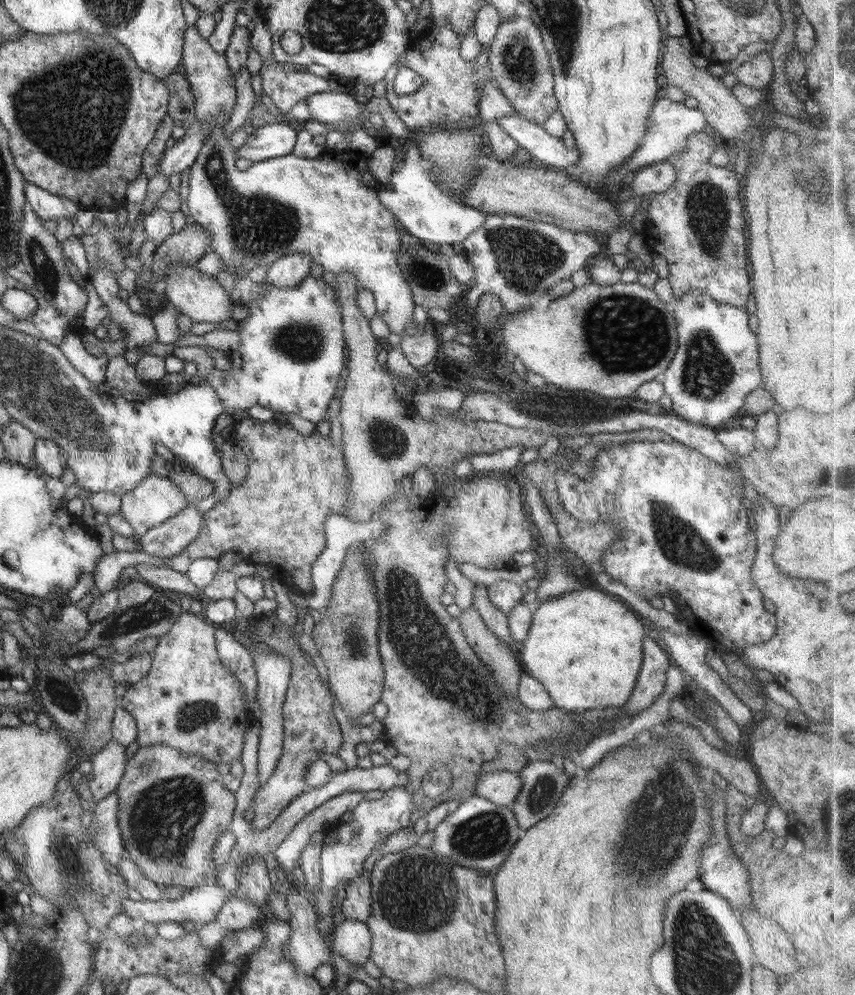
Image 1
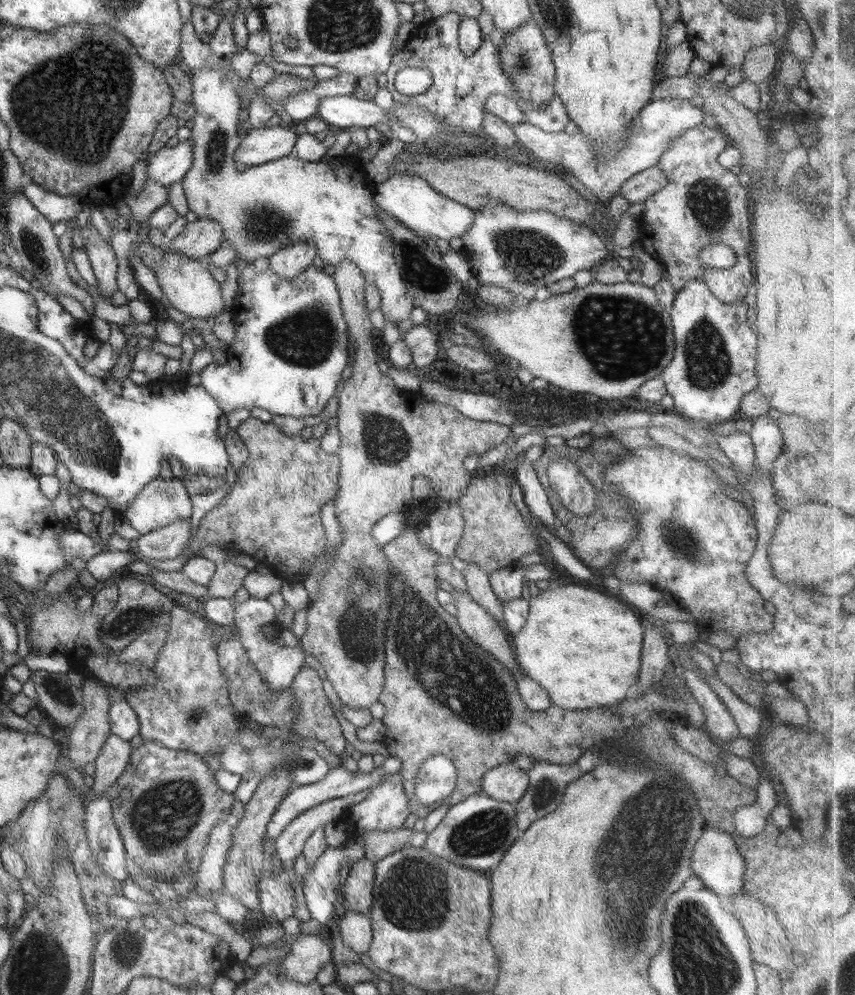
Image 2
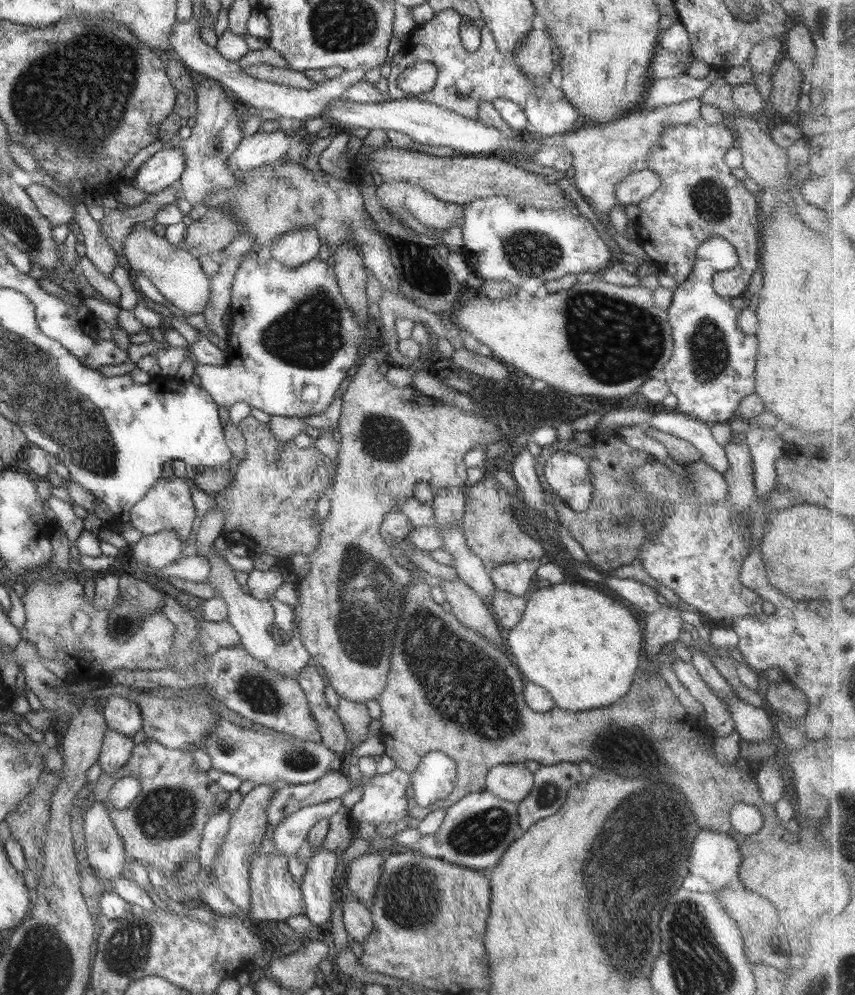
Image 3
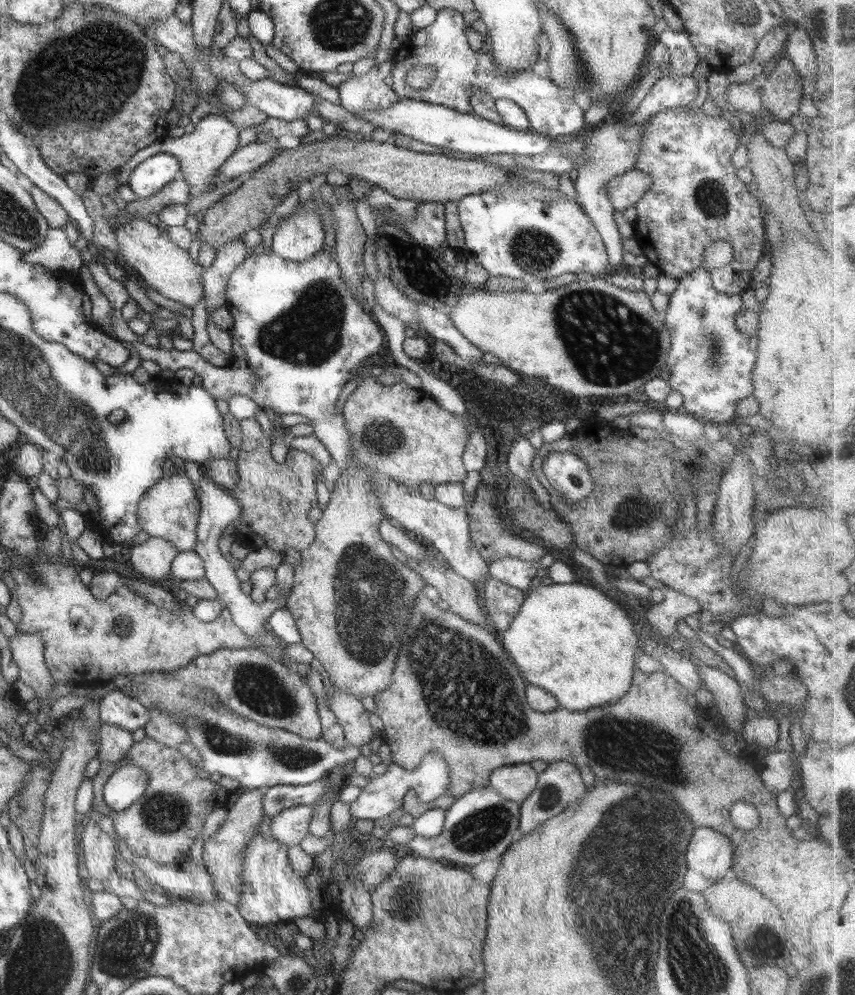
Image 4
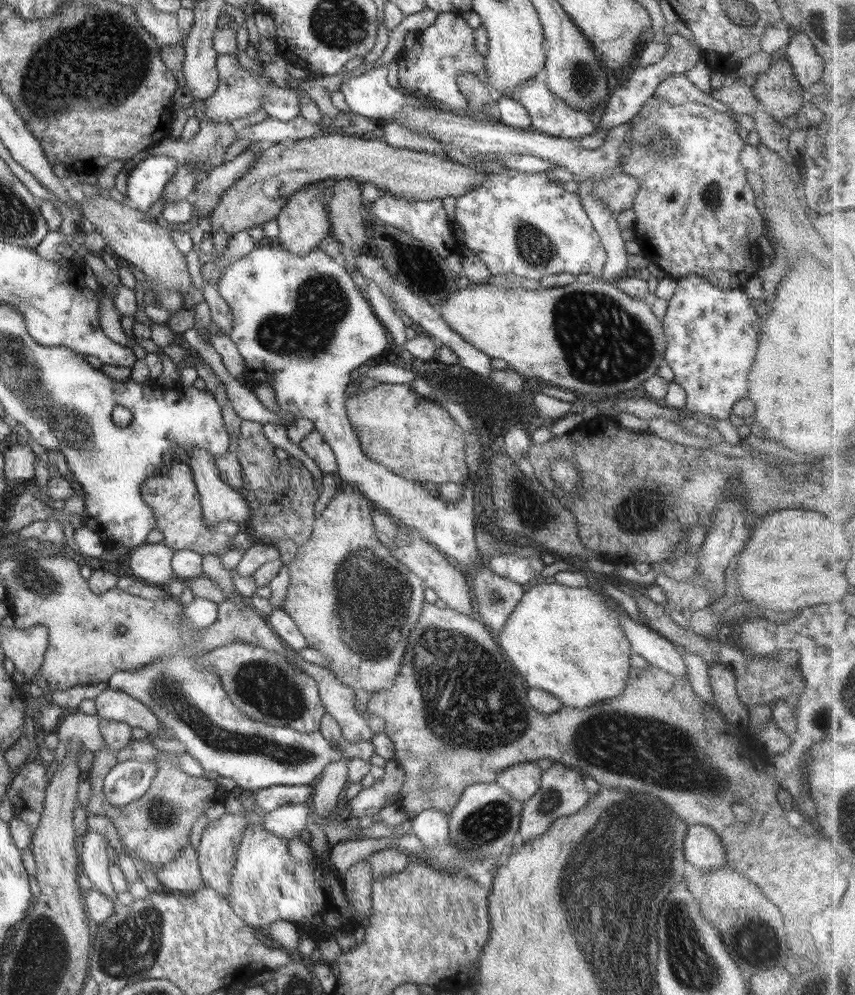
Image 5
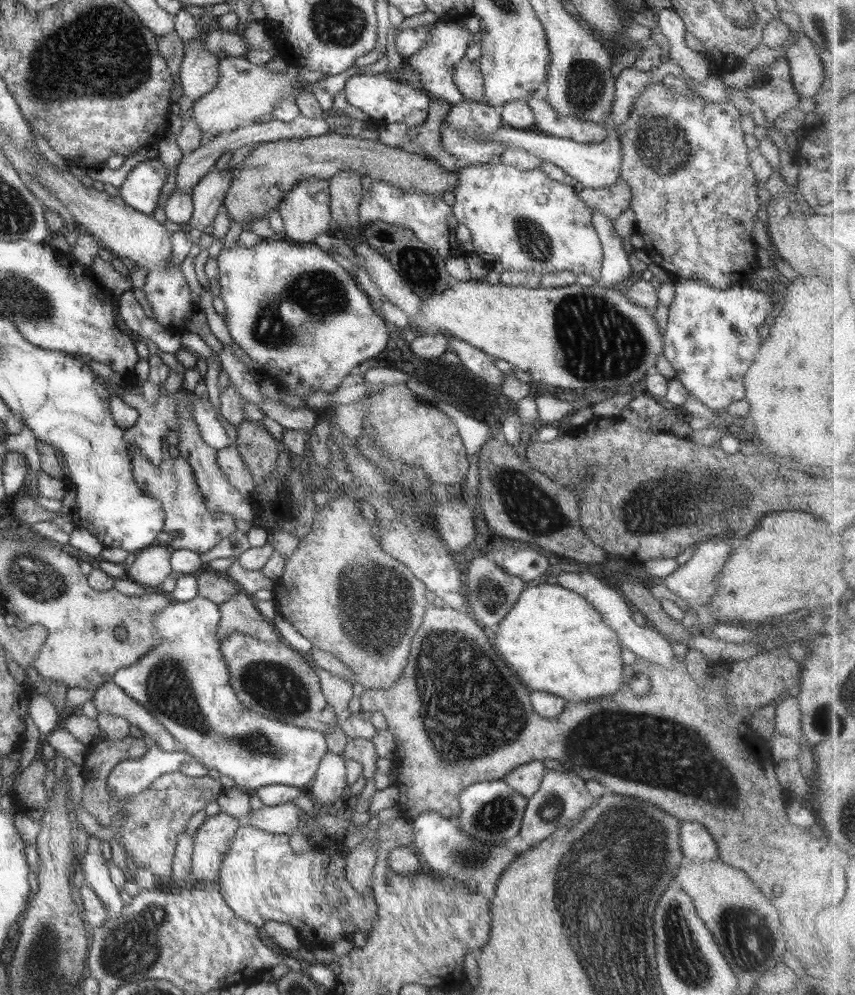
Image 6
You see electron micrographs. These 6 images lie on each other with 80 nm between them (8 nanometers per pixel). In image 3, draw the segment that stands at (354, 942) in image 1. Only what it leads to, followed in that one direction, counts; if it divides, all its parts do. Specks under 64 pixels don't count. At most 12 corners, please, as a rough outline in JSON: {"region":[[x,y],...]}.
{"region":[[346,900],[344,928],[364,944],[374,930],[369,907]]}

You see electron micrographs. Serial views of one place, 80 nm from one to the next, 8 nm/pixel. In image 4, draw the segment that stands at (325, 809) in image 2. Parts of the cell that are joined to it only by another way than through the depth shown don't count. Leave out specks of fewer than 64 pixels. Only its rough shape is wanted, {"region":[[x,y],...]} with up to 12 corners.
{"region":[[314,805],[271,818],[273,838],[287,848],[309,837]]}

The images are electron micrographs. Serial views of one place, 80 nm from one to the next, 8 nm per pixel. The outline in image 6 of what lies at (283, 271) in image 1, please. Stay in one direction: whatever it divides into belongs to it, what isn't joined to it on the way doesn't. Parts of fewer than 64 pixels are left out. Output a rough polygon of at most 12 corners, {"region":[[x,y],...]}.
{"region":[[328,179],[300,181],[279,206],[294,245],[333,232]]}

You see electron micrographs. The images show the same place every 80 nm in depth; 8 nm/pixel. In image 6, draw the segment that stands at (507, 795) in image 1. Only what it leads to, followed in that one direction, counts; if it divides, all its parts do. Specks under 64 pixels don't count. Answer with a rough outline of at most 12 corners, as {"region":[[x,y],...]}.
{"region":[[536,760],[514,768],[503,781],[530,799],[546,774]]}

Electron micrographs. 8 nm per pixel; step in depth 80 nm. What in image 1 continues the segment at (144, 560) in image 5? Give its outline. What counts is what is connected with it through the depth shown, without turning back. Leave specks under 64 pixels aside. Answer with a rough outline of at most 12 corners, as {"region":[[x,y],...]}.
{"region":[[190,504],[137,539],[142,551],[173,557],[200,535]]}

